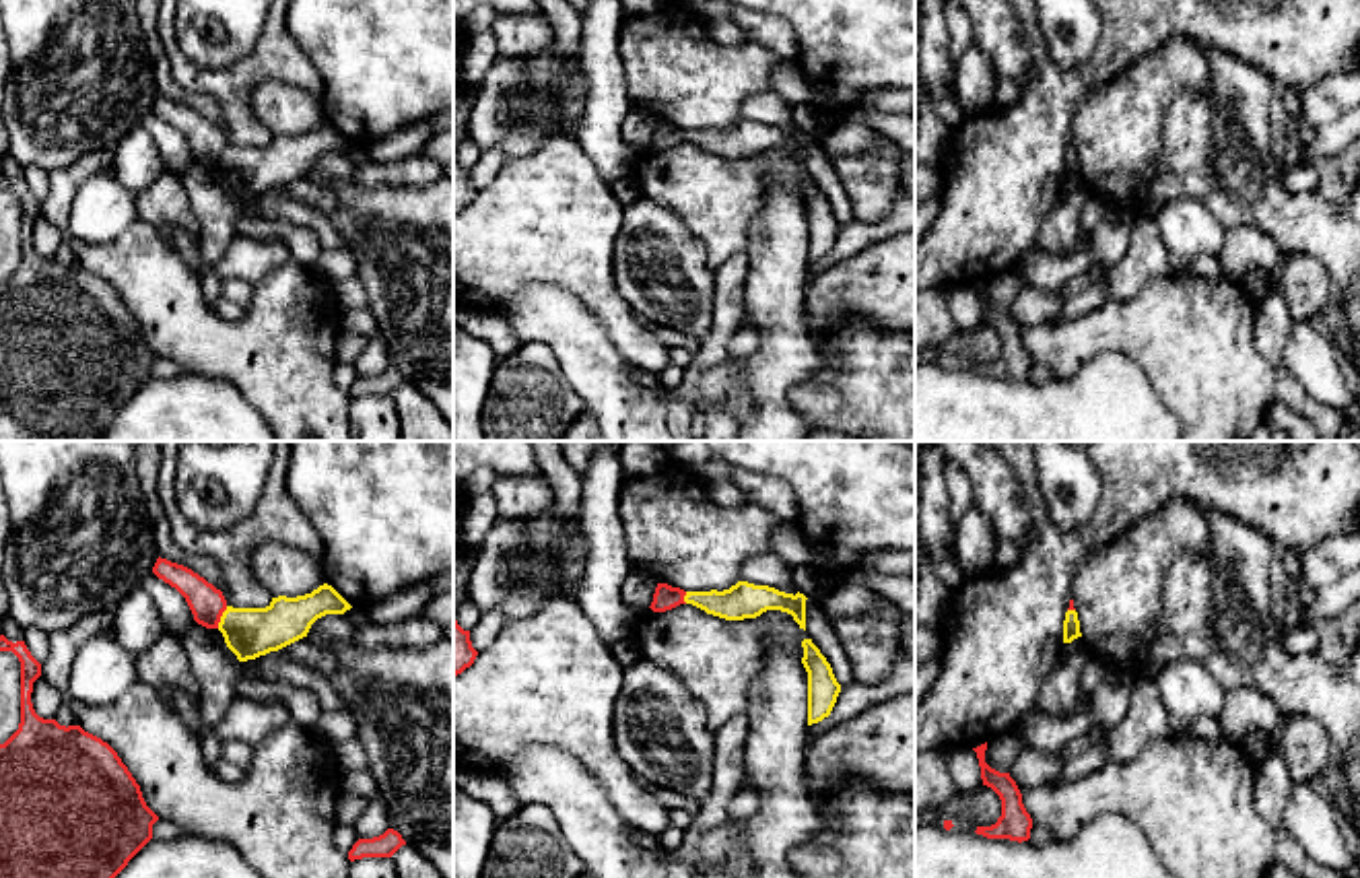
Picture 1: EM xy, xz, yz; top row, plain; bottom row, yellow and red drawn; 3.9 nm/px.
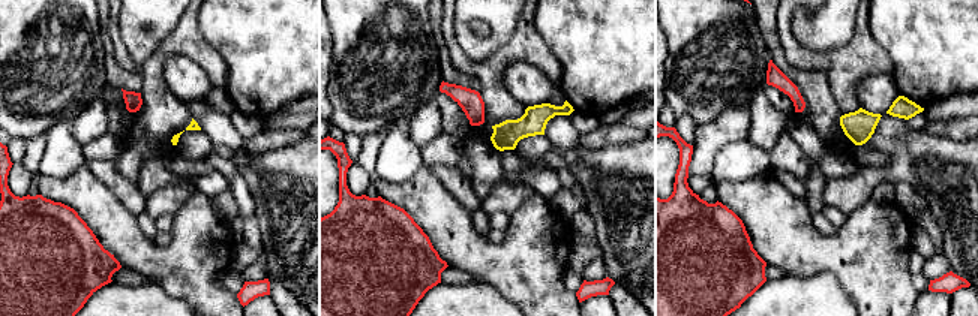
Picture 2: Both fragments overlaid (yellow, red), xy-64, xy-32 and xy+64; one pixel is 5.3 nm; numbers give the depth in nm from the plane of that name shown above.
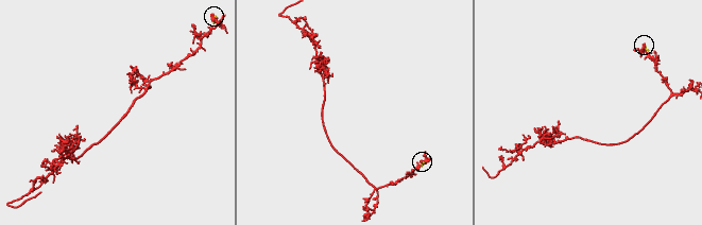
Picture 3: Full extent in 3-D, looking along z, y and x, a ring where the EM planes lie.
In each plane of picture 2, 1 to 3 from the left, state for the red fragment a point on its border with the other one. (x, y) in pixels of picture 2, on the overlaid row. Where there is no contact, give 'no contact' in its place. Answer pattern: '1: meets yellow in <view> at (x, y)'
1: no contact
2: no contact
3: no contact

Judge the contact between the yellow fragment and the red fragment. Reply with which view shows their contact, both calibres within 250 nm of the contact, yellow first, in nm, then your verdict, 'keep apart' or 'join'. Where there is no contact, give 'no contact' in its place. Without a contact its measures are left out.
xy | 190/140 nm | join

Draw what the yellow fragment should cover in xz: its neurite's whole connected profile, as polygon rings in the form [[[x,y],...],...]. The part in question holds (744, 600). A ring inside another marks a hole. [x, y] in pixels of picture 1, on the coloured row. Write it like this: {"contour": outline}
{"contour": [[[738,581],[729,589],[717,592],[684,592],[668,583],[657,583],[651,610],[666,612],[680,604],[692,604],[707,614],[725,620],[756,618],[767,610],[781,610],[793,616],[800,629],[806,631],[806,596],[785,594],[769,585],[754,585],[748,581]]]}

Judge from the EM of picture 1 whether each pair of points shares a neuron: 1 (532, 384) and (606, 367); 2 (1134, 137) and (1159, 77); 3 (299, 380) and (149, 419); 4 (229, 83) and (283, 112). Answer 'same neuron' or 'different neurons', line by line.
1: different neurons
2: same neuron
3: different neurons
4: different neurons

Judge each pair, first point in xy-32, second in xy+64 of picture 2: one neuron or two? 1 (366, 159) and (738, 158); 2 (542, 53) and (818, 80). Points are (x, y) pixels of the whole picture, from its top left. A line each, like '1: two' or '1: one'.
1: two
2: two

